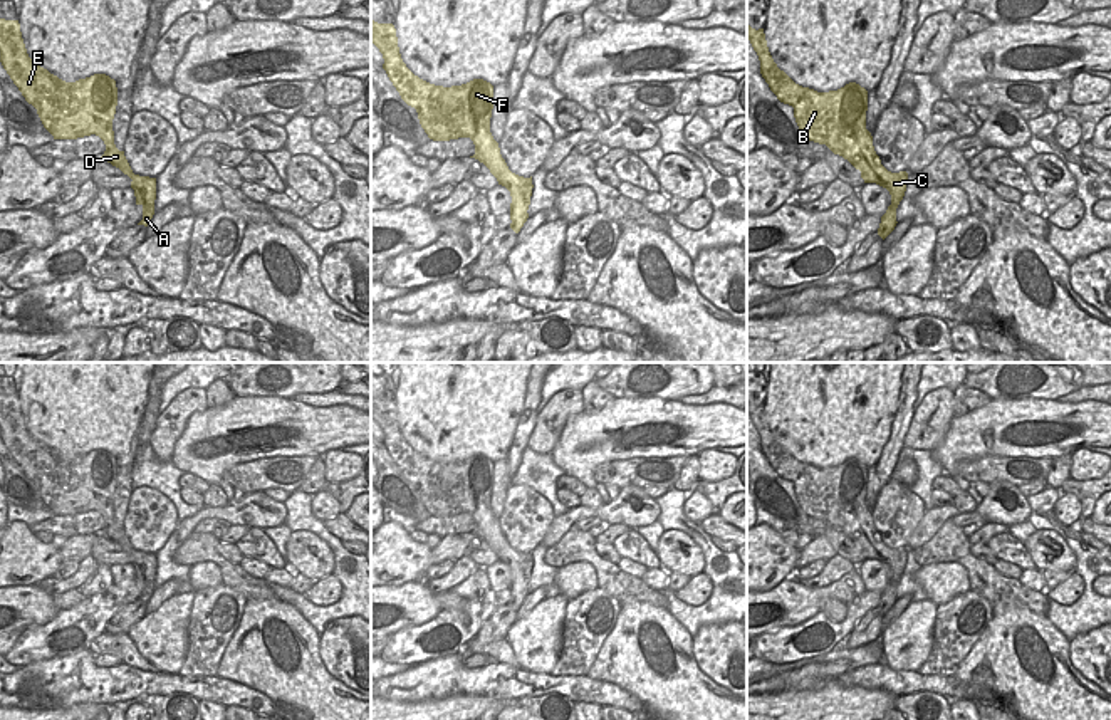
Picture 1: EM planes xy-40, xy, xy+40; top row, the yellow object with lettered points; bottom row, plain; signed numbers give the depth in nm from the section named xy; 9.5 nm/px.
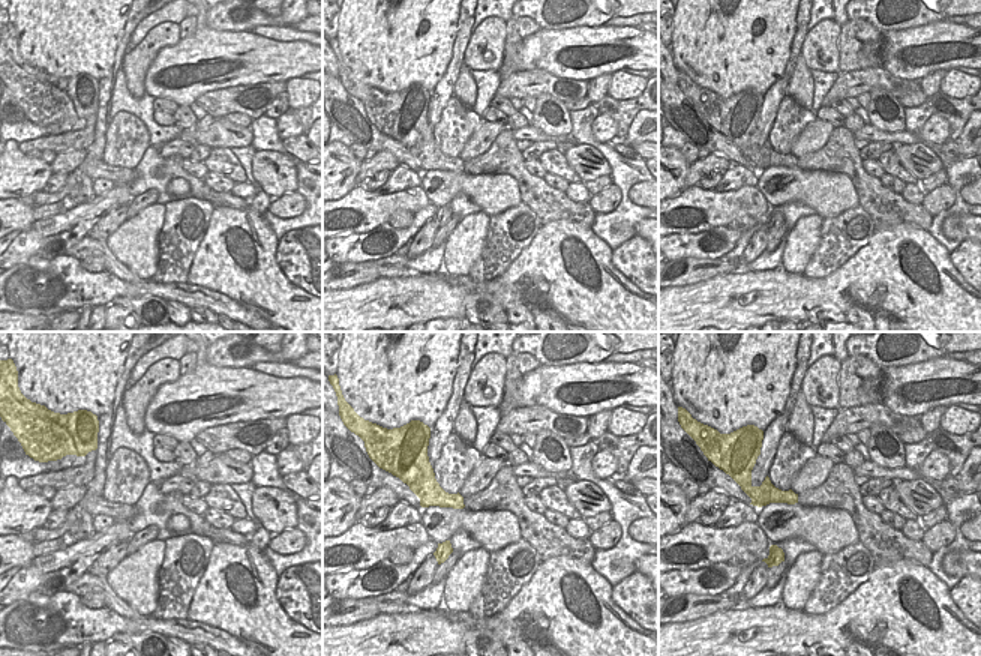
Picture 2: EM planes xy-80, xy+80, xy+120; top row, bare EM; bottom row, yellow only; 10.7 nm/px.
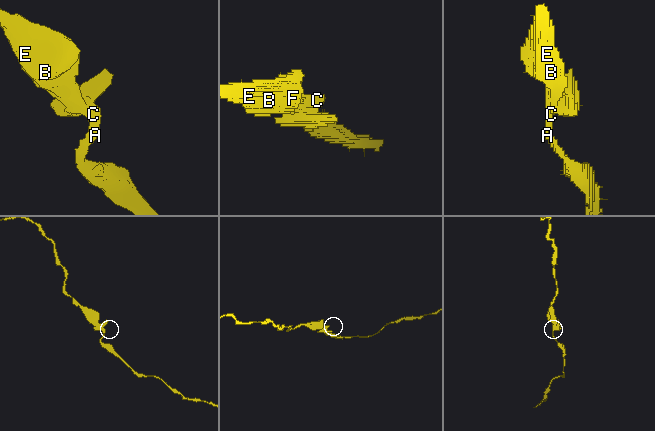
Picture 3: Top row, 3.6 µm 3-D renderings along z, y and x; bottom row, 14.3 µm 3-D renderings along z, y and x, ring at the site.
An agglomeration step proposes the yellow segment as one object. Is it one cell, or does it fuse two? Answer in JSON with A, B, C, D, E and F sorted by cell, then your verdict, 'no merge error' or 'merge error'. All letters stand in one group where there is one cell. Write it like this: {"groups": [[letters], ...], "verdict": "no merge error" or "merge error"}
{"groups": [["A", "B", "C", "D", "E", "F"]], "verdict": "no merge error"}

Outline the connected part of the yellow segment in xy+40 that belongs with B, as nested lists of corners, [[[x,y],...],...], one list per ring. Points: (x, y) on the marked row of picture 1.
[[[747,25],[747,39],[760,60],[760,74],[784,104],[794,107],[795,123],[806,139],[826,144],[834,154],[861,171],[864,183],[876,183],[891,195],[878,235],[884,240],[896,227],[896,208],[905,196],[908,173],[891,173],[883,164],[866,129],[868,91],[849,82],[837,91],[817,92],[795,84],[774,62],[764,29]]]

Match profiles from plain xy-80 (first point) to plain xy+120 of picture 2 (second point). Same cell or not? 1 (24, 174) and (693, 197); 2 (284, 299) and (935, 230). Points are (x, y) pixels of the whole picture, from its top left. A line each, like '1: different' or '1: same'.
1: different
2: different

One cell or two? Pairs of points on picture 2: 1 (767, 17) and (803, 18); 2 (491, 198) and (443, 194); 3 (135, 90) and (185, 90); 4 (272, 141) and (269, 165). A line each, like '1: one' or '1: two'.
1: two
2: one
3: two
4: two

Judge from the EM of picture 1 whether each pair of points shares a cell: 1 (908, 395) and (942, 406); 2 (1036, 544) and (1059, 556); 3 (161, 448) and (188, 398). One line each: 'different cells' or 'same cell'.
1: different cells
2: same cell
3: same cell

